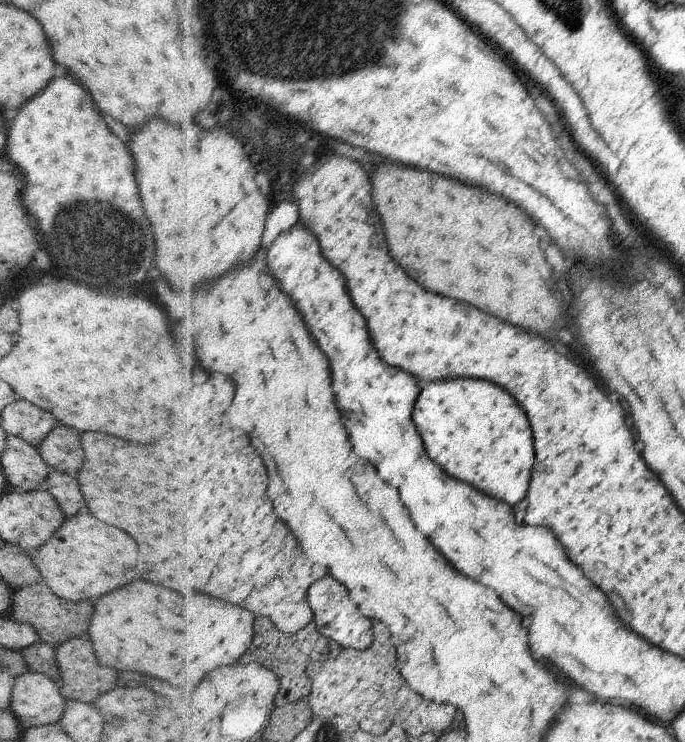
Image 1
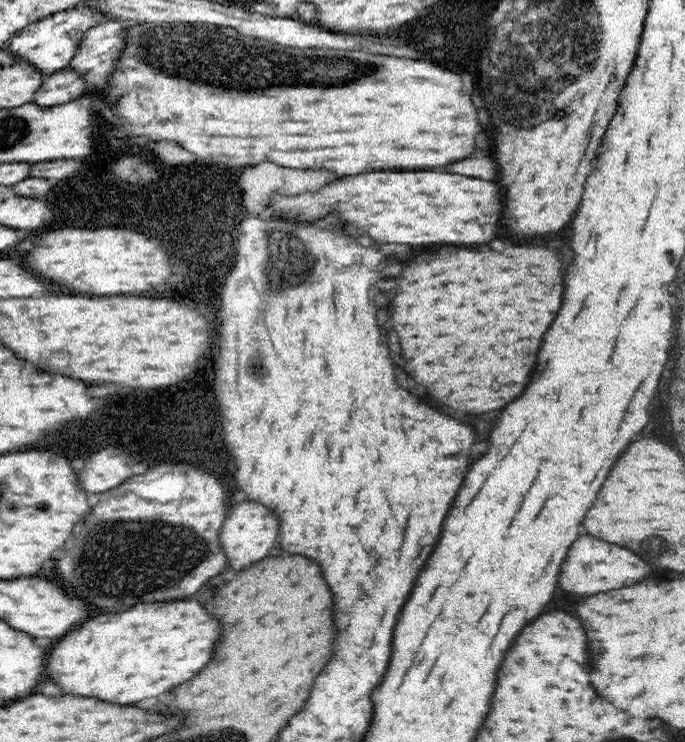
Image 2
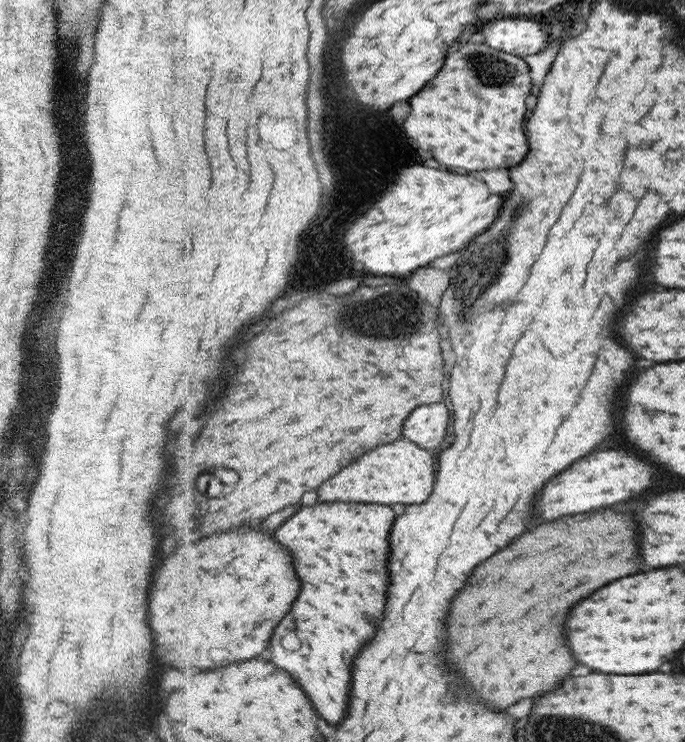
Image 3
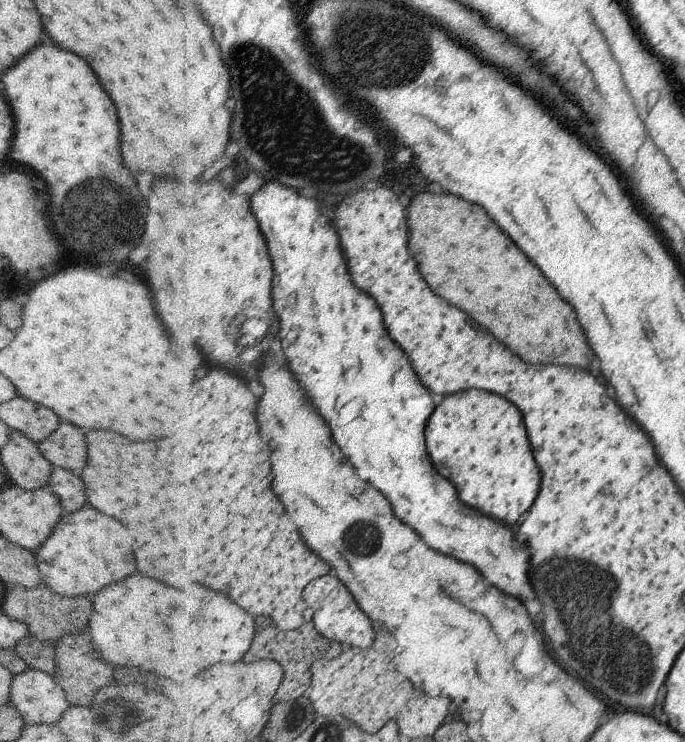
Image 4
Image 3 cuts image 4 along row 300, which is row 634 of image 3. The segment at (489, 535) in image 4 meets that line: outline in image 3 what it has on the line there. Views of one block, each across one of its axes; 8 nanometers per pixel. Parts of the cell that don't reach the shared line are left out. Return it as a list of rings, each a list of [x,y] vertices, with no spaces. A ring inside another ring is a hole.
[[[334,502],[334,504],[320,504],[320,506],[306,506],[302,508],[302,512],[298,512],[292,520],[286,522],[286,526],[280,528],[278,532],[278,540],[282,540],[282,544],[286,544],[292,552],[294,552],[294,558],[296,558],[296,564],[298,564],[298,574],[304,582],[304,596],[298,598],[298,604],[294,606],[294,612],[290,616],[286,616],[286,620],[278,626],[278,632],[274,636],[274,642],[272,642],[272,660],[288,670],[292,676],[298,676],[298,682],[302,684],[302,688],[306,688],[306,692],[310,692],[310,698],[314,700],[316,708],[322,712],[322,716],[330,722],[330,724],[340,724],[344,722],[344,718],[348,716],[348,708],[350,708],[350,696],[352,696],[352,682],[354,682],[354,662],[358,658],[358,654],[362,652],[362,648],[366,644],[370,644],[376,634],[378,634],[378,628],[384,620],[384,612],[388,608],[388,590],[390,590],[390,568],[388,568],[388,562],[390,562],[390,554],[392,554],[392,542],[390,542],[390,536],[392,536],[392,530],[394,530],[394,524],[396,524],[396,510],[392,506],[386,506],[386,504],[354,504],[354,502]]]

